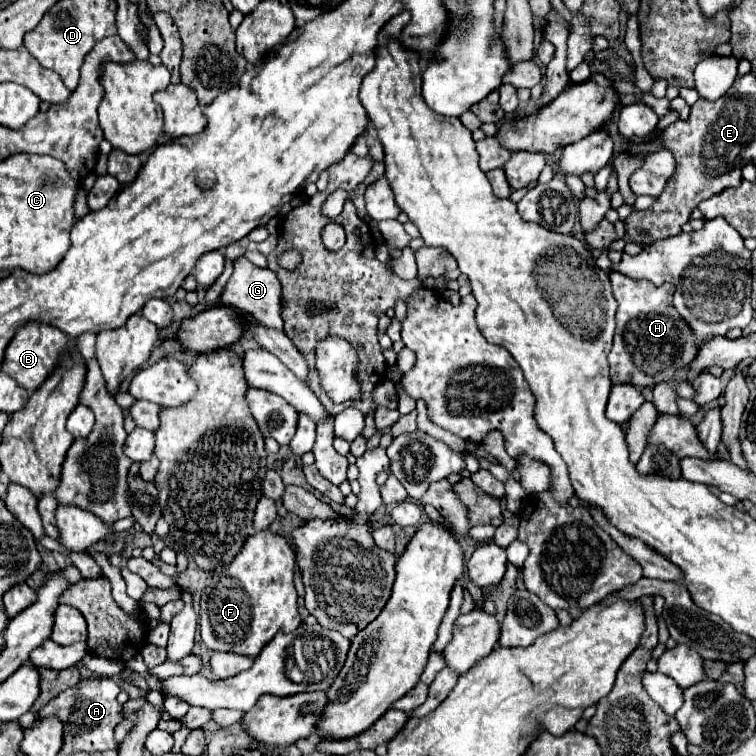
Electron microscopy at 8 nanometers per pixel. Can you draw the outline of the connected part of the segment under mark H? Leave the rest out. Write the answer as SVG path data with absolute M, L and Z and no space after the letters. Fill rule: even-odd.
M610 272L610 282L612 282L612 294L618 302L616 334L614 334L612 350L608 354L612 384L632 382L634 386L648 386L650 380L654 380L656 384L672 378L672 374L680 366L686 366L692 360L692 350L696 350L696 338L688 334L688 326L684 326L684 322L680 322L676 312L672 310L672 286L668 284L654 286L648 280L632 280L620 272Z

